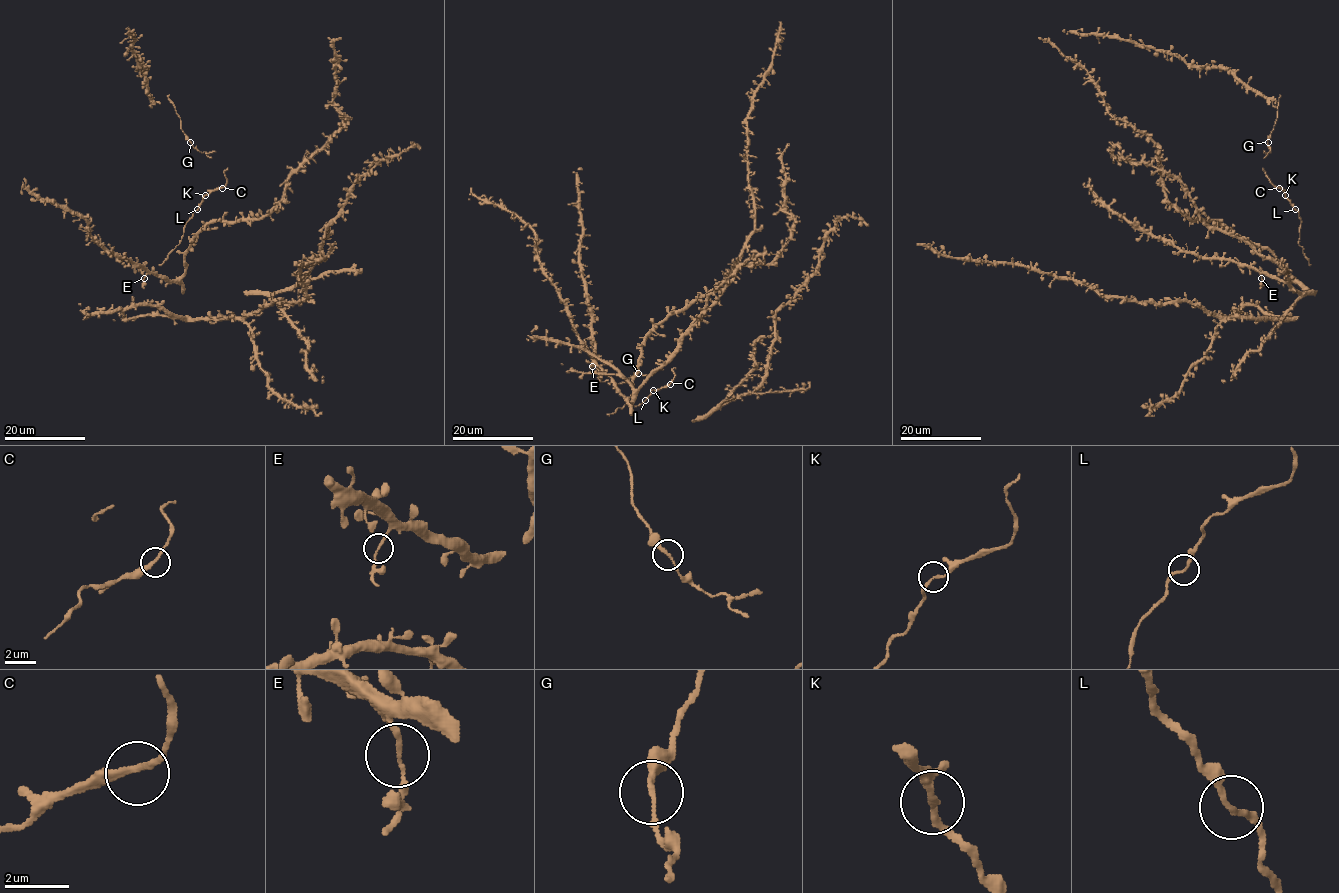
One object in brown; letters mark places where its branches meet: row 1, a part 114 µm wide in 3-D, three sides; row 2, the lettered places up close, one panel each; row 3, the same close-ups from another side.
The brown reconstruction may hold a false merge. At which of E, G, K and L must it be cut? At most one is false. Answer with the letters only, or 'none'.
none

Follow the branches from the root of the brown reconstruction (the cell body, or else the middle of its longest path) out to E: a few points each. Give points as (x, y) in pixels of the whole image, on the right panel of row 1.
E: (1260, 245), (1292, 275), (1289, 280), (1278, 280), (1260, 273), (1261, 278)

